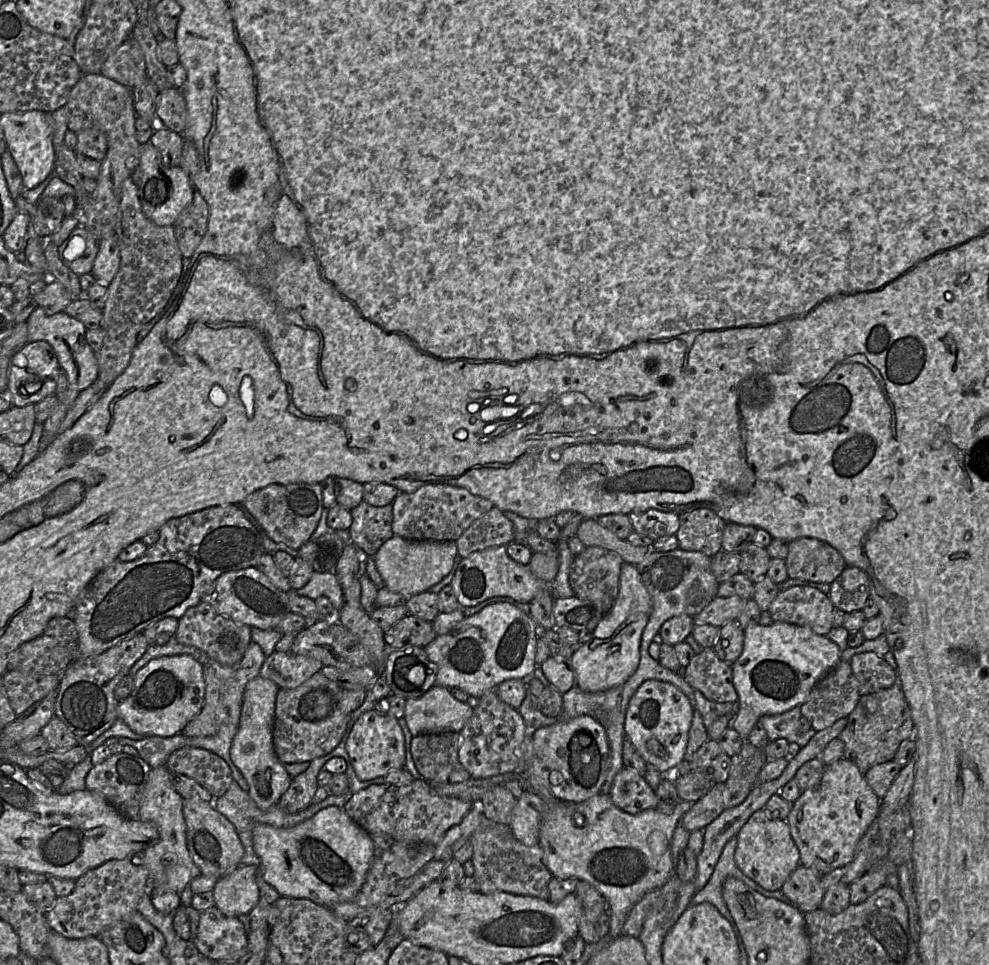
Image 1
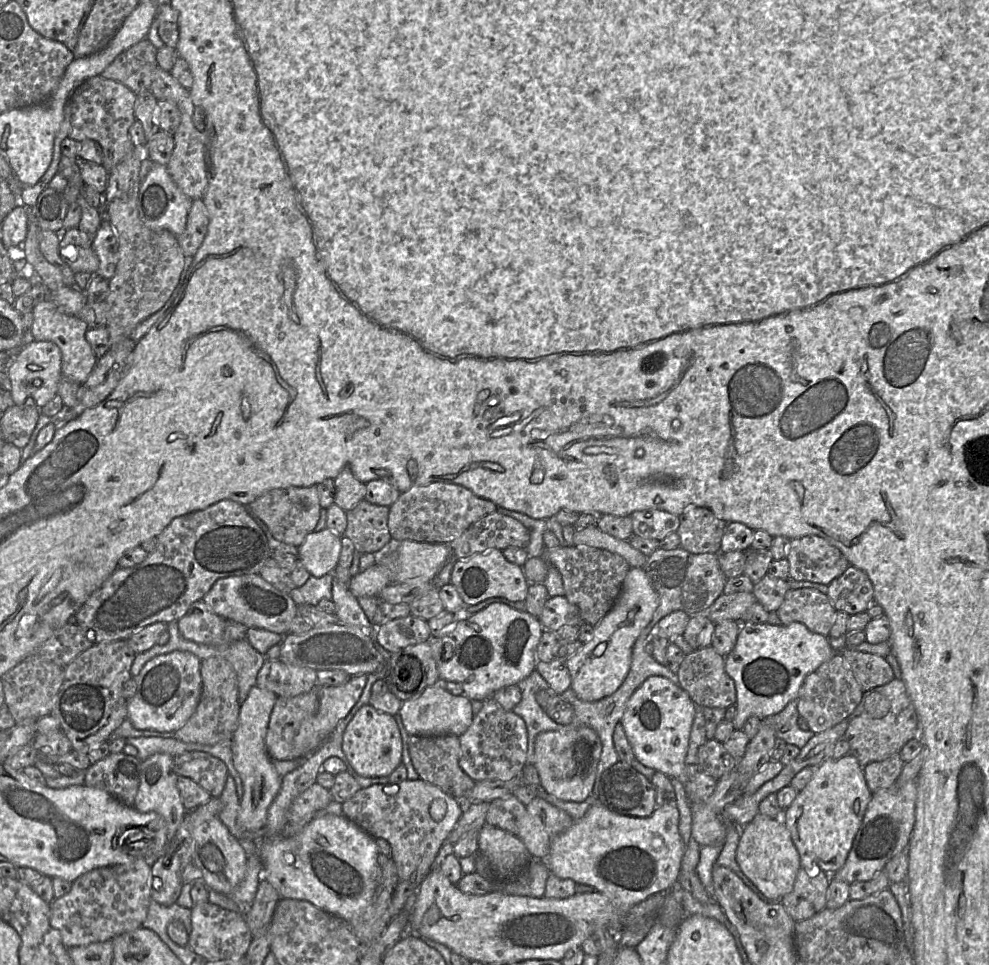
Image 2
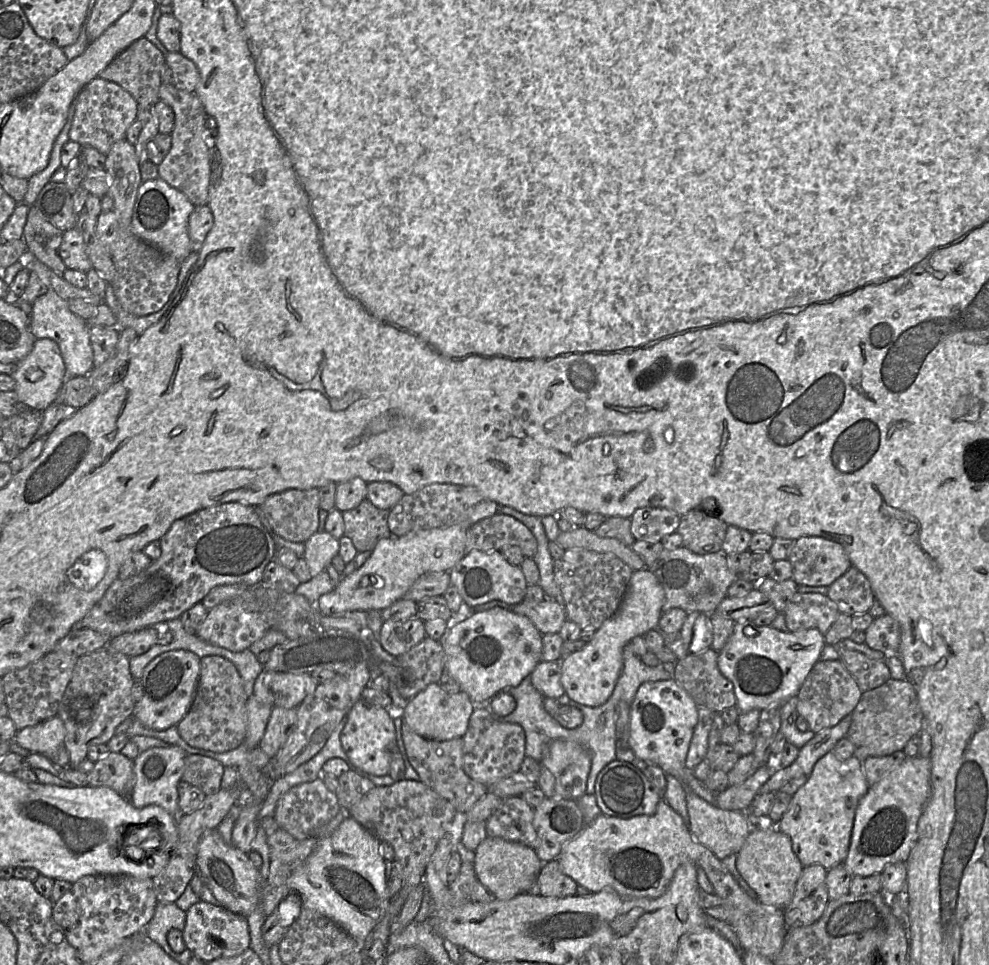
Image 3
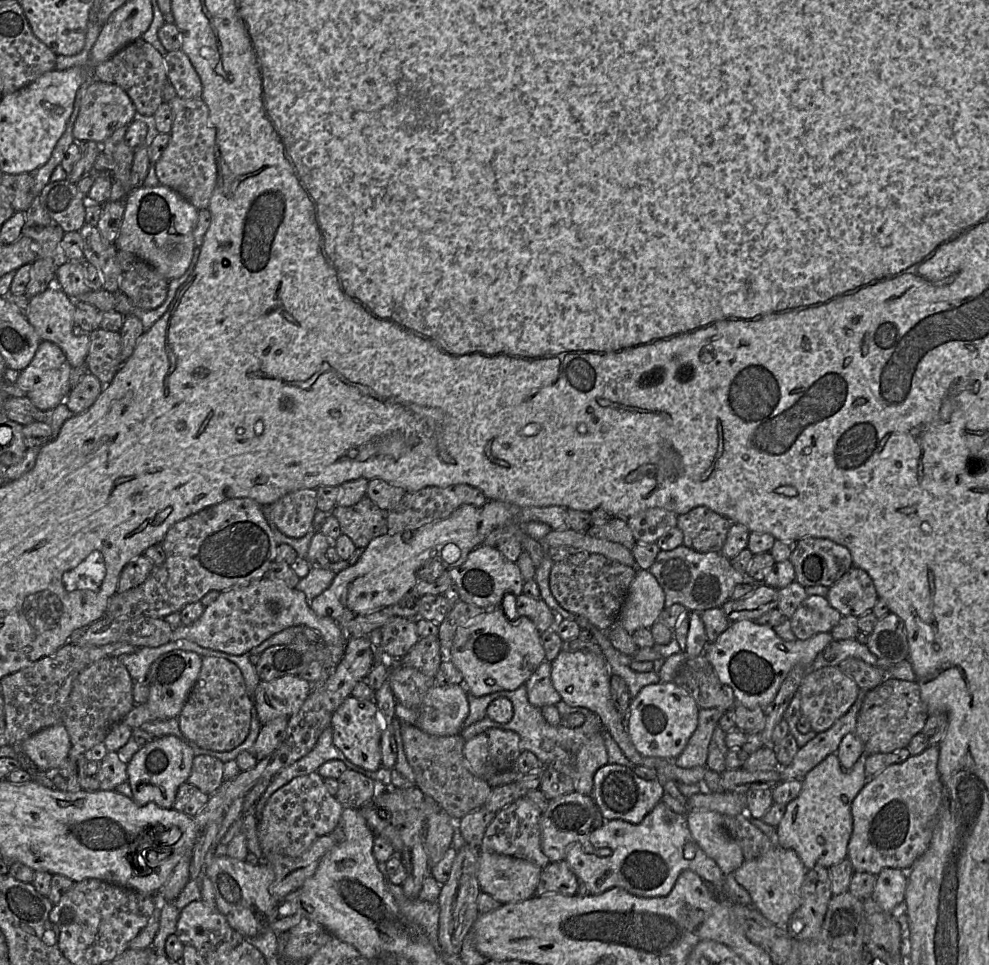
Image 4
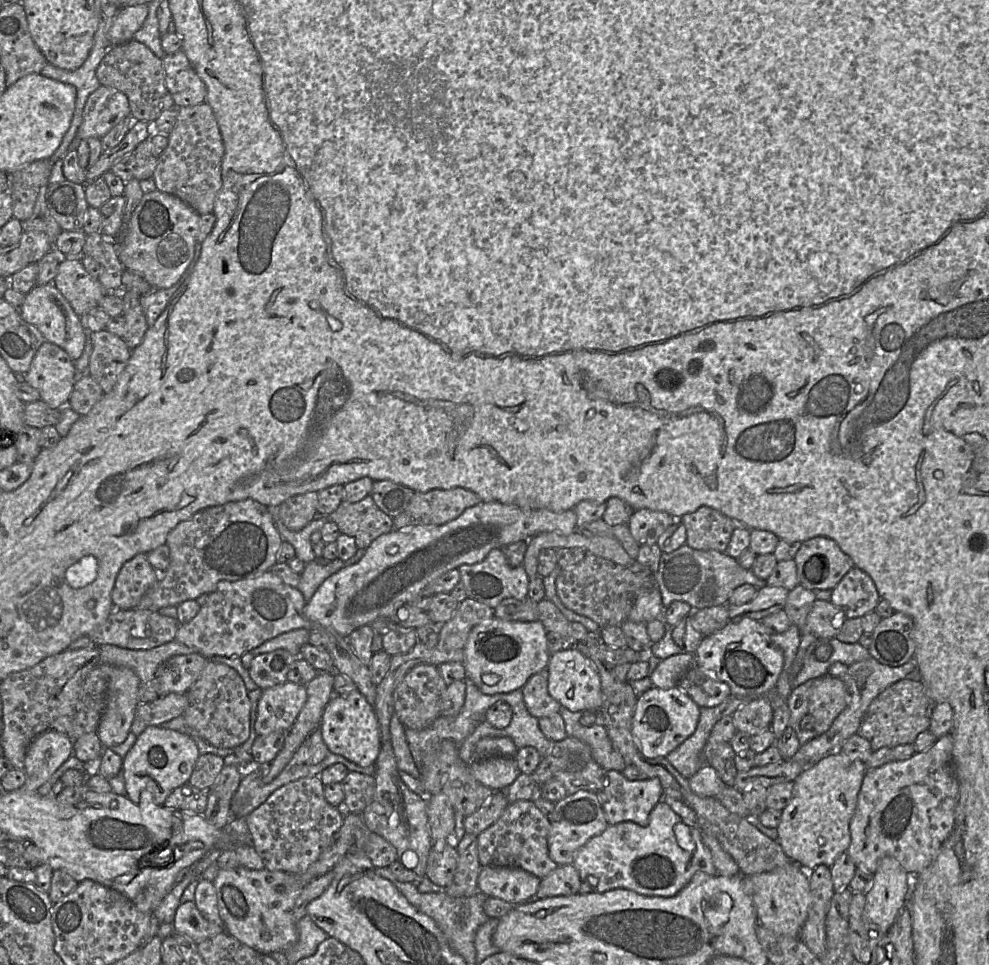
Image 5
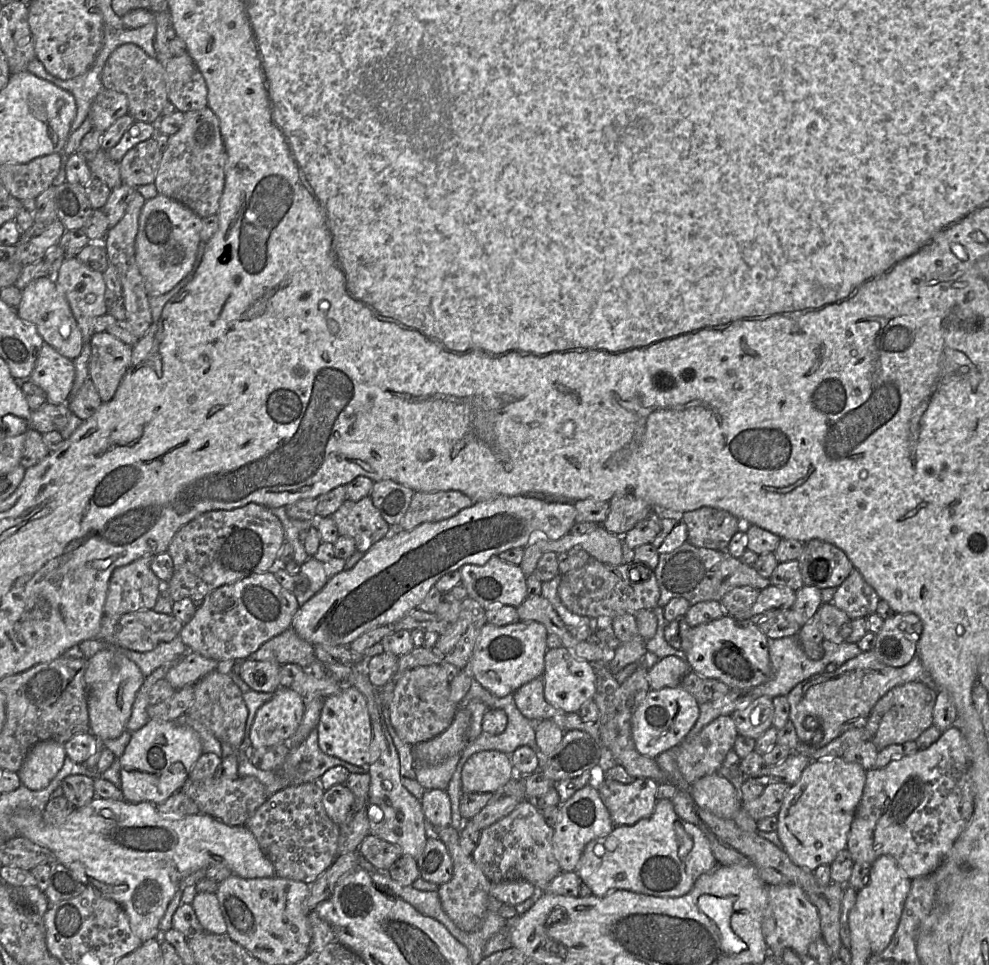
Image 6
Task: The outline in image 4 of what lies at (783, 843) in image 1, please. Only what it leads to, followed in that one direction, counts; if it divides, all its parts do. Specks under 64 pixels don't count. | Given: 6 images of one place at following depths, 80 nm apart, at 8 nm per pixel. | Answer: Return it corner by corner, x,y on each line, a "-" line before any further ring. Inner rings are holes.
777,845
756,859
744,860
734,877
749,892
753,905
765,918
775,925
786,926
800,907
801,888
807,871
795,851

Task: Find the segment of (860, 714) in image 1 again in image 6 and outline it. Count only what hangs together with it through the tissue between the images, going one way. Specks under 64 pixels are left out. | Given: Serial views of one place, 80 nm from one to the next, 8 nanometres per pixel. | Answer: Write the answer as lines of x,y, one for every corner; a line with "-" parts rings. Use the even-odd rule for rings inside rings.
909,682
889,690
875,704
868,717
865,730
869,741
880,750
892,744
915,741
933,725
933,709
938,690
932,683

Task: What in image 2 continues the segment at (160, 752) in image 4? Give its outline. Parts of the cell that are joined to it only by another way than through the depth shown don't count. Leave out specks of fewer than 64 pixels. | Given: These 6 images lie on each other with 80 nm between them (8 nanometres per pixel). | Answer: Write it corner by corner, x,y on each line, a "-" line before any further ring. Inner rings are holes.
165,753
153,754
141,762
140,784
133,806
141,813
153,811
160,814
167,823
169,841
176,834
187,812
177,789
177,778
178,775
174,771
174,757

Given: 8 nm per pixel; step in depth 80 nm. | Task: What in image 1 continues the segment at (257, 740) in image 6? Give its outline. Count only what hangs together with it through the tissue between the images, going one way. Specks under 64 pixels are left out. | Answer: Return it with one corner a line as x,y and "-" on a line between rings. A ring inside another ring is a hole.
273,651
264,661
260,676
270,679
279,688
294,689
320,671
323,664
311,657

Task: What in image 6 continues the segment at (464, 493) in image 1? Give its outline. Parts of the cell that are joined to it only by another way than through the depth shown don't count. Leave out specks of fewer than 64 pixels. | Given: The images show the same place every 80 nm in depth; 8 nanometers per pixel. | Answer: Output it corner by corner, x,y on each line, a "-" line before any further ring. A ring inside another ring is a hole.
460,491
415,492
406,514
398,524
409,531
426,522
448,519
476,501

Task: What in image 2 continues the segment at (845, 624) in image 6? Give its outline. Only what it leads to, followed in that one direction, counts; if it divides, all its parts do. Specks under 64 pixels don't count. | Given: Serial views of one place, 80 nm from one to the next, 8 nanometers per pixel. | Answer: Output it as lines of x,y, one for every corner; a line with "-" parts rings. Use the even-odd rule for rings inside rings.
811,588
790,589
776,613
784,626
800,623
825,637
836,619
836,609
828,596

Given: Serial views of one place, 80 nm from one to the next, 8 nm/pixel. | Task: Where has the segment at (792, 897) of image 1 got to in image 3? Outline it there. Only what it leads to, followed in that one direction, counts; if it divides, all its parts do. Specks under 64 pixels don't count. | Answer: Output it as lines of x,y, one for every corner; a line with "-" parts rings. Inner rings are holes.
821,865
803,868
793,898
784,909
788,930
813,924
822,916
830,901
827,874

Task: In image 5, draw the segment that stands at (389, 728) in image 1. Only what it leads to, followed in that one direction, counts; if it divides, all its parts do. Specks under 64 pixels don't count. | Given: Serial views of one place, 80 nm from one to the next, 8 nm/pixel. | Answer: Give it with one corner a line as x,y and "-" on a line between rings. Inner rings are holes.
359,692
335,695
326,706
320,722
323,741
328,749
351,762
368,767
373,765
380,752
380,729
375,708

